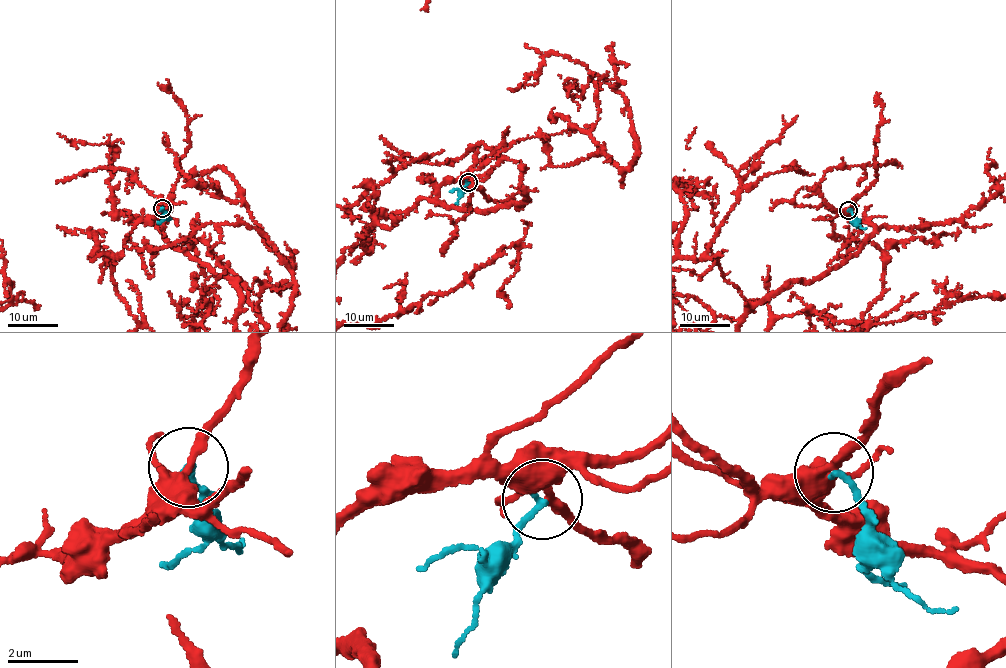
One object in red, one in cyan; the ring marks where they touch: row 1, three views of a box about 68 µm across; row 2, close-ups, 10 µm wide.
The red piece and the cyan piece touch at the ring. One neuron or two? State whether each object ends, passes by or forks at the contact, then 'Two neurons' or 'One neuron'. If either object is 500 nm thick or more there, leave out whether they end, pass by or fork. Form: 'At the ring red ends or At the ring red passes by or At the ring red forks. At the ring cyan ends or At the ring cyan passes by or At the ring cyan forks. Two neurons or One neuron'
At the ring red forks. At the ring cyan ends. Two neurons

